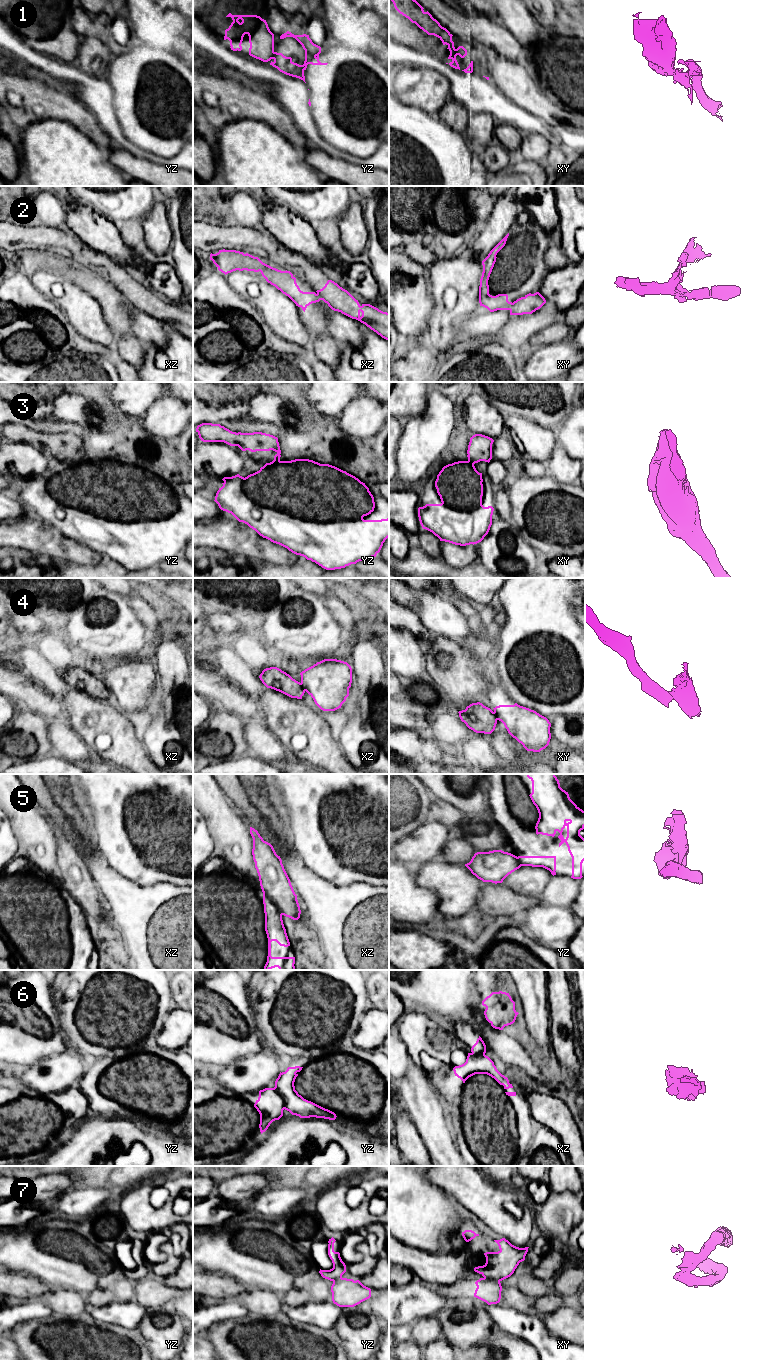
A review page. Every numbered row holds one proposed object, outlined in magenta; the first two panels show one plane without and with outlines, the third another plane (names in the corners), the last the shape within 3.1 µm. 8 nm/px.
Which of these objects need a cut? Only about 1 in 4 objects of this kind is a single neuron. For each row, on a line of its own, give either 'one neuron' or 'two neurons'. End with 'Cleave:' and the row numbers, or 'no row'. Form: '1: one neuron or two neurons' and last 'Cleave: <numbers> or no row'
1: two neurons
2: two neurons
3: two neurons
4: two neurons
5: two neurons
6: two neurons
7: two neurons
Cleave: 1, 2, 3, 4, 5, 6, 7

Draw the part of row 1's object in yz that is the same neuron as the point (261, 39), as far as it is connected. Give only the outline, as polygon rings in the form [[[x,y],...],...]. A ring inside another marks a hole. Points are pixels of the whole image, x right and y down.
[[[229,13],[226,17],[231,17],[233,22],[225,30],[224,40],[230,41],[230,48],[233,51],[242,50],[242,41],[245,34],[249,36],[249,55],[263,62],[268,62],[274,54],[274,34],[270,31],[266,20],[257,15],[232,15]]]

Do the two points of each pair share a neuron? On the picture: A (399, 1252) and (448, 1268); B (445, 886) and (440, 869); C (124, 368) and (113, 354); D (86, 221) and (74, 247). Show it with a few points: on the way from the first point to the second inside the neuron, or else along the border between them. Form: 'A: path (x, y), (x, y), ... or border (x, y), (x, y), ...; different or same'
A: path (411, 1258), (429, 1267), (436, 1268); same
B: path (445, 882), (440, 873); same
C: path (121, 365), (114, 357); same
D: border (69, 230), (96, 251); different

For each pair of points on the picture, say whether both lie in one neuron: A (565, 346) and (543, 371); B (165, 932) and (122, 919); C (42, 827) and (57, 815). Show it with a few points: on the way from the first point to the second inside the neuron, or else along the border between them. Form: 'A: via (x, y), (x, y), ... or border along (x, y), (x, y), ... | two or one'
A: via (555, 347), (546, 348), (546, 361) | one
B: via (154, 921), (135, 921), (133, 919) | one
C: border along (48, 819), (54, 826) | two

